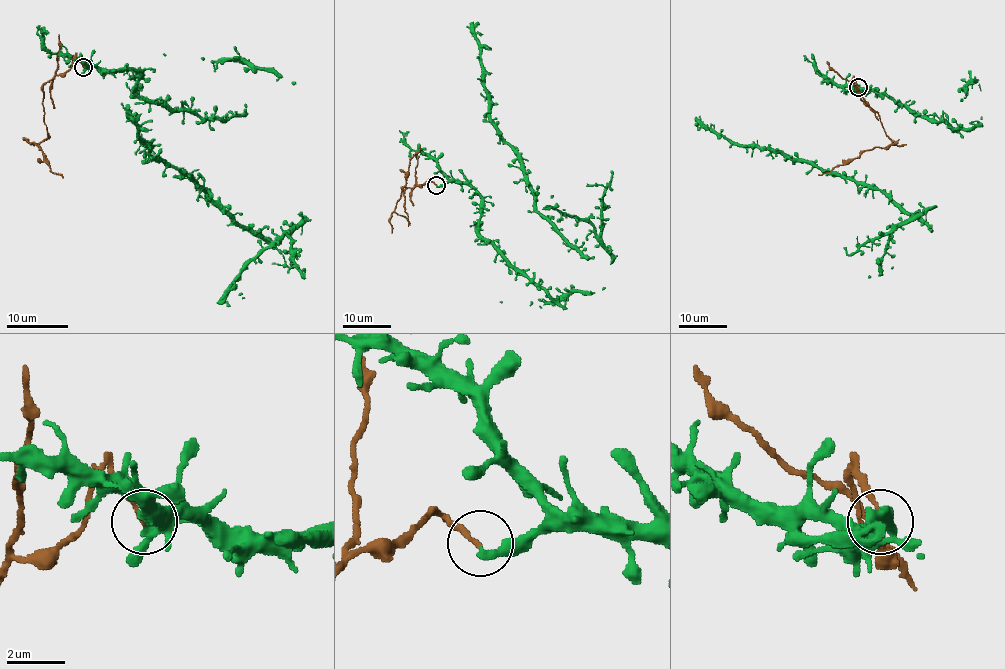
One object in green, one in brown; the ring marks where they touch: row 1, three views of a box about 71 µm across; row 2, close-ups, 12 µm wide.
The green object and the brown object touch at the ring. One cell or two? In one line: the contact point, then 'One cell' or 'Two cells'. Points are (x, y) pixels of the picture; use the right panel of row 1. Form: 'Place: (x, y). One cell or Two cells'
Place: (858, 87). Two cells

